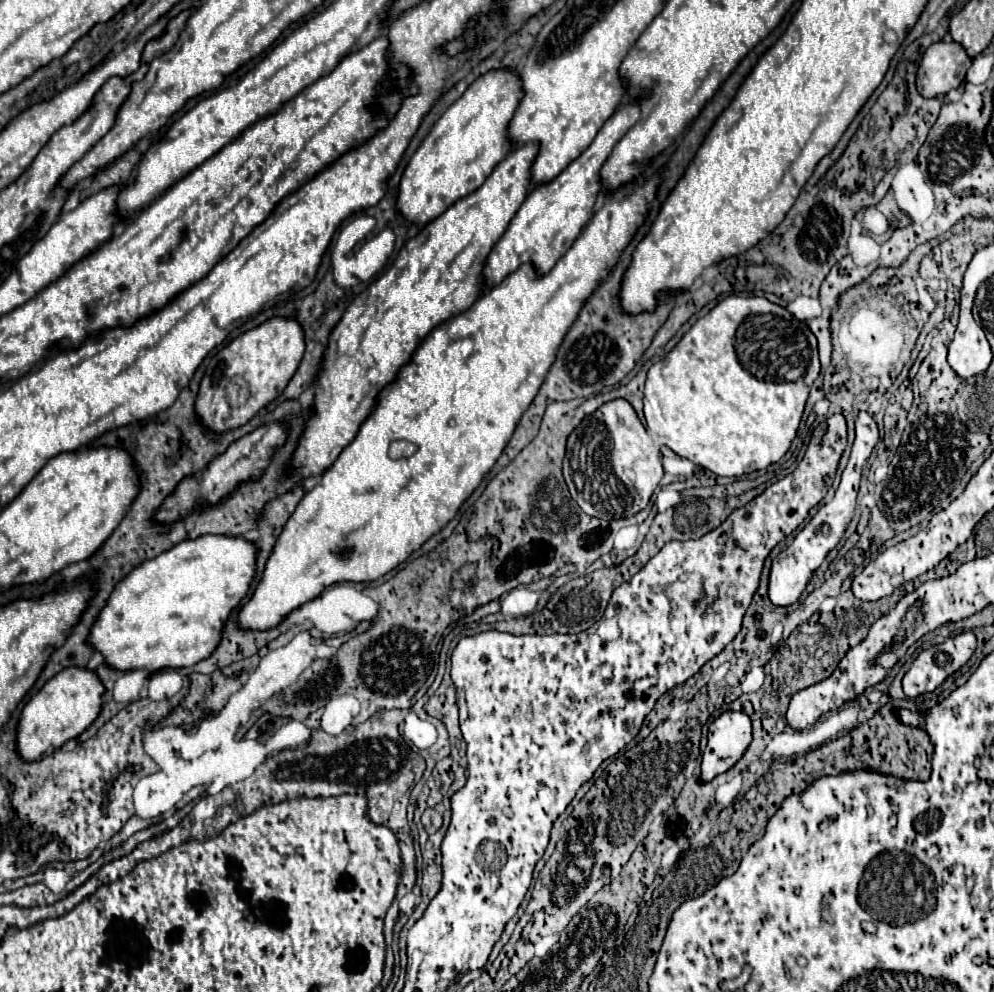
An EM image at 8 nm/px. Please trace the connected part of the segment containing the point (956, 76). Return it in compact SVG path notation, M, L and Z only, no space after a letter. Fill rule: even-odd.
M957 42L931 44L917 70L917 90L925 98L945 96L949 90L961 86L969 66L971 58Z

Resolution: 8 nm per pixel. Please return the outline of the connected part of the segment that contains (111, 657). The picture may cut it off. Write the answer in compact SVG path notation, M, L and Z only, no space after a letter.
M201 536L197 540L183 540L169 552L145 560L117 582L105 608L99 612L99 618L89 630L87 644L103 654L107 666L121 672L157 672L163 668L193 666L205 660L219 644L227 616L249 590L255 576L255 552L257 548L253 542L241 538Z

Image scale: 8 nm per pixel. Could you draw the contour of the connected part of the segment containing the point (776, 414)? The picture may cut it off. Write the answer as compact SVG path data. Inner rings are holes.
M727 296L723 298L713 310L709 310L703 318L699 318L691 330L677 342L677 346L657 364L653 364L649 368L647 374L647 382L645 382L645 420L647 420L647 428L651 432L657 434L659 442L665 444L667 448L671 448L675 454L695 462L697 466L703 466L711 472L715 472L717 476L731 476L731 478L739 478L743 474L751 474L755 470L763 470L769 464L779 462L785 452L789 450L803 410L805 410L805 402L811 390L811 384L815 382L815 378L819 376L819 356L817 356L817 338L813 336L813 332L809 330L809 326L801 320L797 320L793 314L789 314L785 308L769 302L767 298L759 298L759 296Z

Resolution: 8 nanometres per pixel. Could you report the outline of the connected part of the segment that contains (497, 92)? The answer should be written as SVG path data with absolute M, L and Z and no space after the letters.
M491 70L477 78L467 92L435 122L411 156L399 184L397 210L419 230L441 216L459 198L475 192L489 172L511 152L507 124L521 100L521 82L509 70Z

